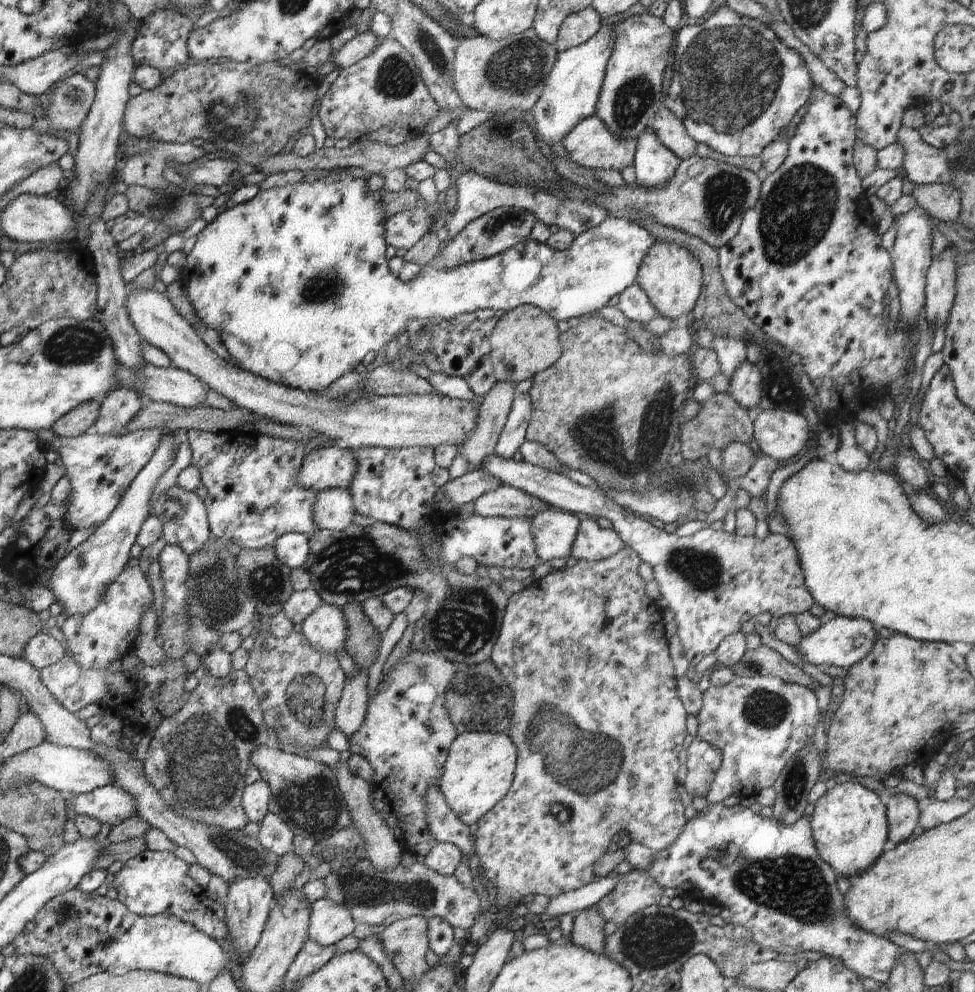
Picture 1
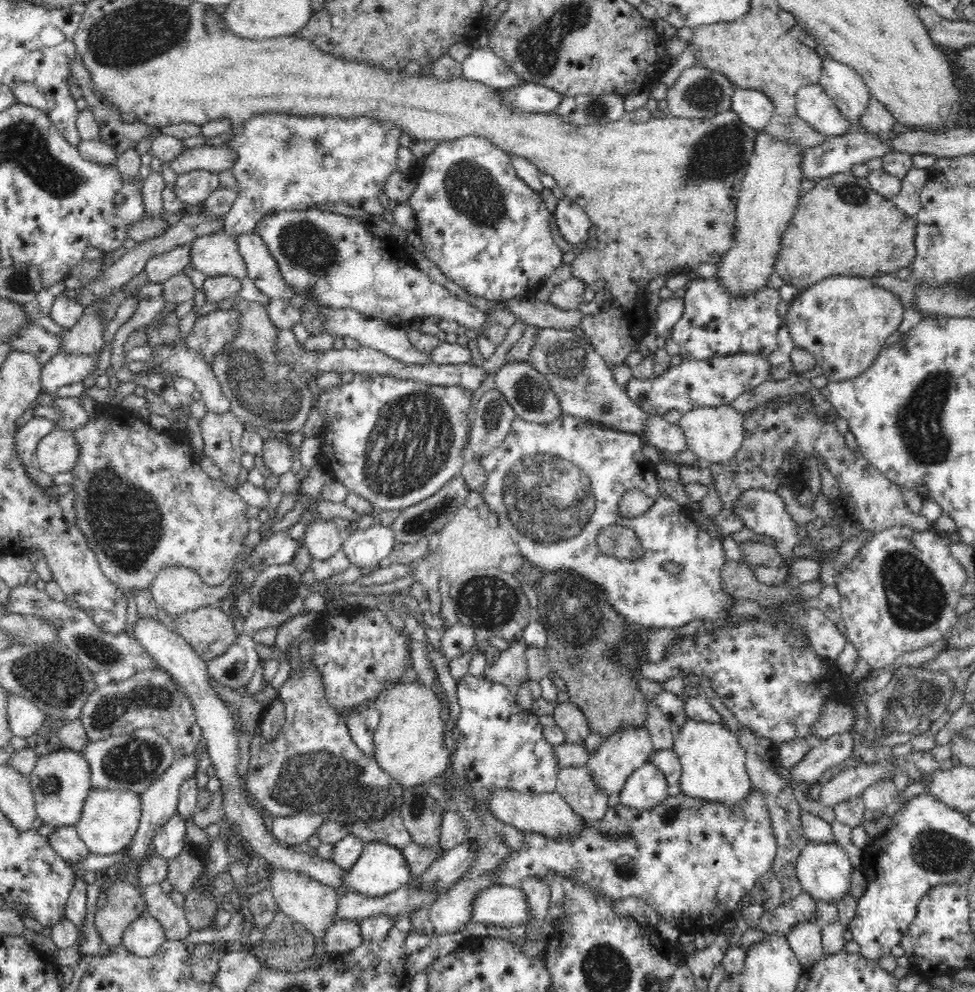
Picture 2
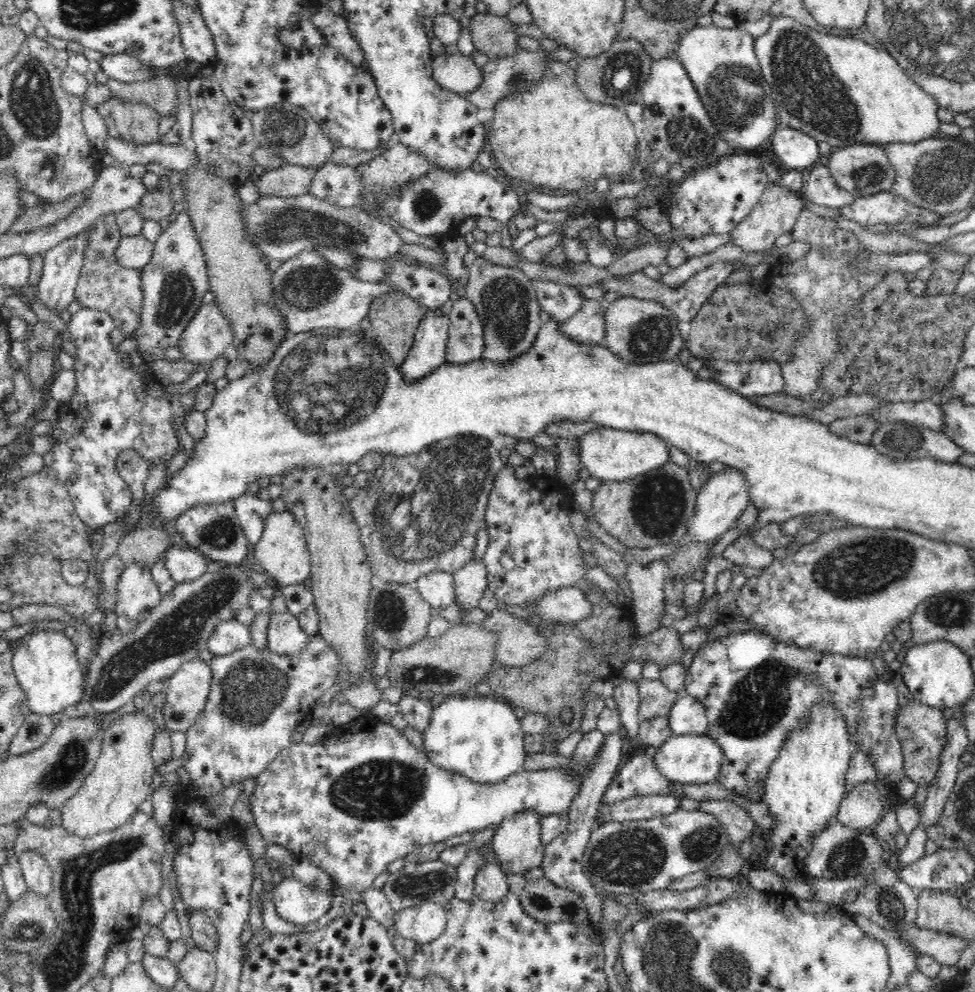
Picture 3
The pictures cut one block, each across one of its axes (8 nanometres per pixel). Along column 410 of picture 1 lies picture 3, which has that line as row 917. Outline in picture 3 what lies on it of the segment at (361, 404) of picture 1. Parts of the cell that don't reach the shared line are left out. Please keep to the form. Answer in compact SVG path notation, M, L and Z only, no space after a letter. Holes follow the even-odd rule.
M424 902L420 906L408 907L395 913L392 933L412 939L417 944L436 940L447 925L445 905Z

